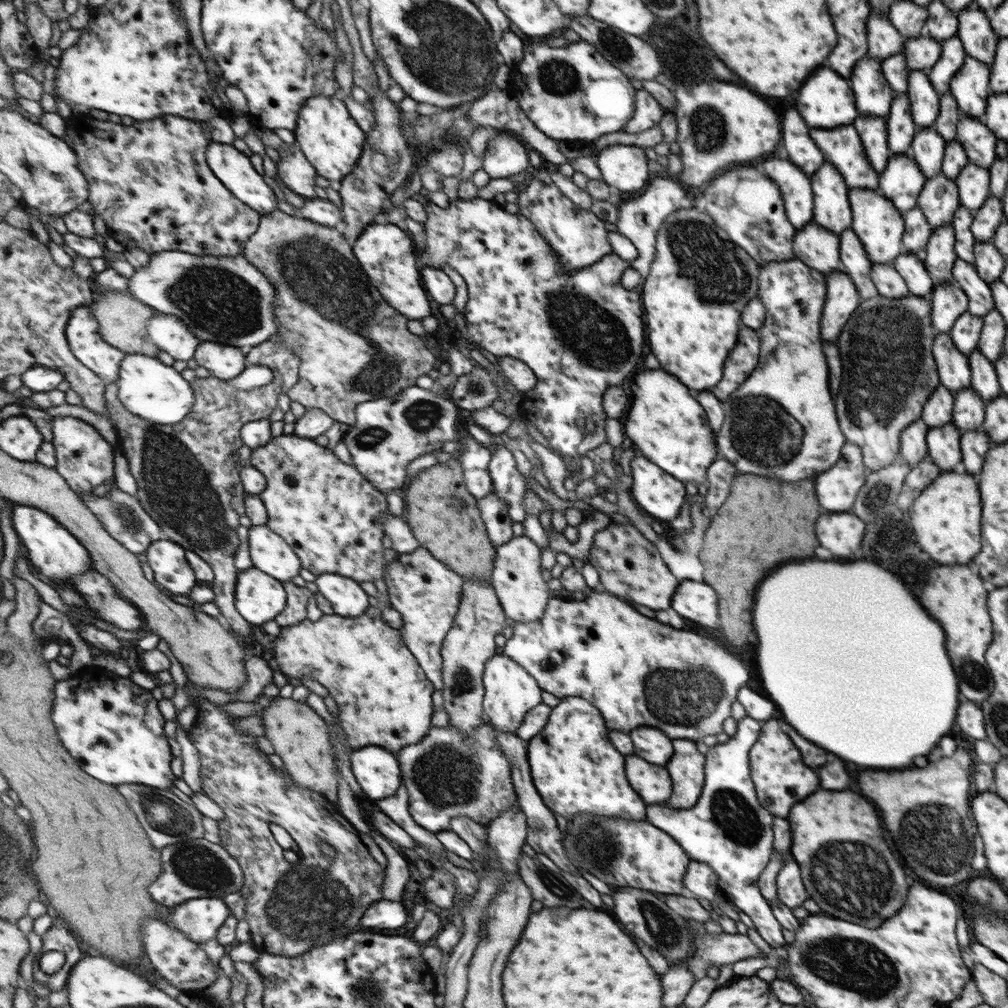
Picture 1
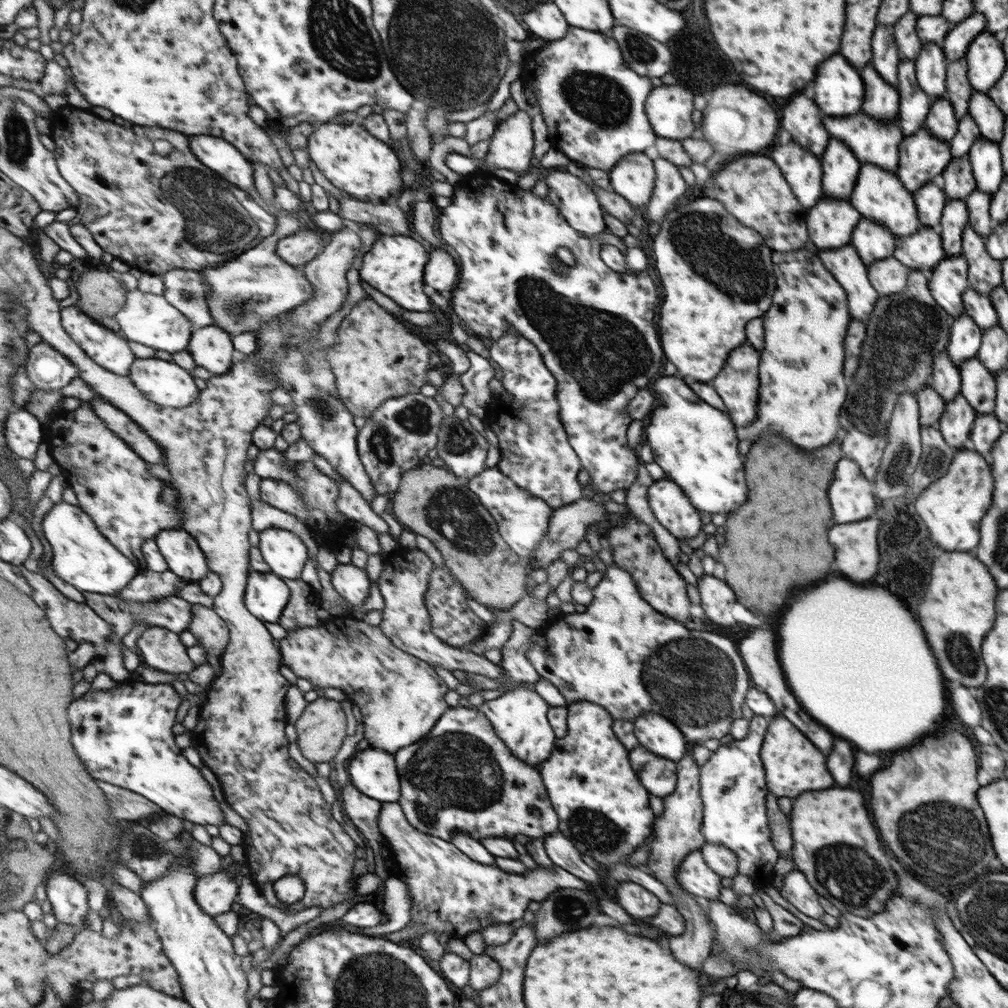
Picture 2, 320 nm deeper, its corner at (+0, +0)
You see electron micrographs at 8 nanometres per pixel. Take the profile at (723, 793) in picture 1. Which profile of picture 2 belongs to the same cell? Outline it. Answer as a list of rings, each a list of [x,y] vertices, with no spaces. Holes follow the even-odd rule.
[[[753,715],[748,720],[748,732],[741,740],[719,746],[701,769],[703,796],[702,835],[709,844],[729,848],[737,859],[737,874],[759,883],[758,878],[772,875],[777,851],[771,842],[769,825],[765,818],[765,778],[759,752],[769,719]]]

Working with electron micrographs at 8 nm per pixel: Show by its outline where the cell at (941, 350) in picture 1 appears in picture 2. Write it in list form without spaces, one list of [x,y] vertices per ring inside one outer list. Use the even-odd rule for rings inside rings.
[[[961,315],[951,324],[945,351],[954,364],[959,365],[978,354],[979,338],[982,336],[978,324],[975,324],[969,316]]]

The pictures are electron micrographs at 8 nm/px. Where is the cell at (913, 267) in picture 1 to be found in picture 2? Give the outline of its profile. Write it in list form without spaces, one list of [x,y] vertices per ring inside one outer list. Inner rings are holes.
[[[919,225],[909,236],[895,238],[893,257],[908,270],[919,270],[928,275],[945,258],[940,236],[928,226]]]

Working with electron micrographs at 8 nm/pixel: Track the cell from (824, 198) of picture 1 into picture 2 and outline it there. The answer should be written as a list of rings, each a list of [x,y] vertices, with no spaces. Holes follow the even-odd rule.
[[[829,140],[823,152],[822,191],[825,197],[849,200],[861,162],[839,140]]]

